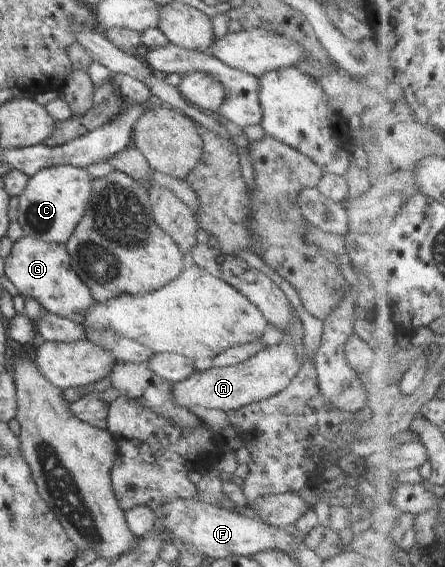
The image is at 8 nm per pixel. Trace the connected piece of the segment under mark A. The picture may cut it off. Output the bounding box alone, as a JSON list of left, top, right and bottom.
[173,340,301,413]

